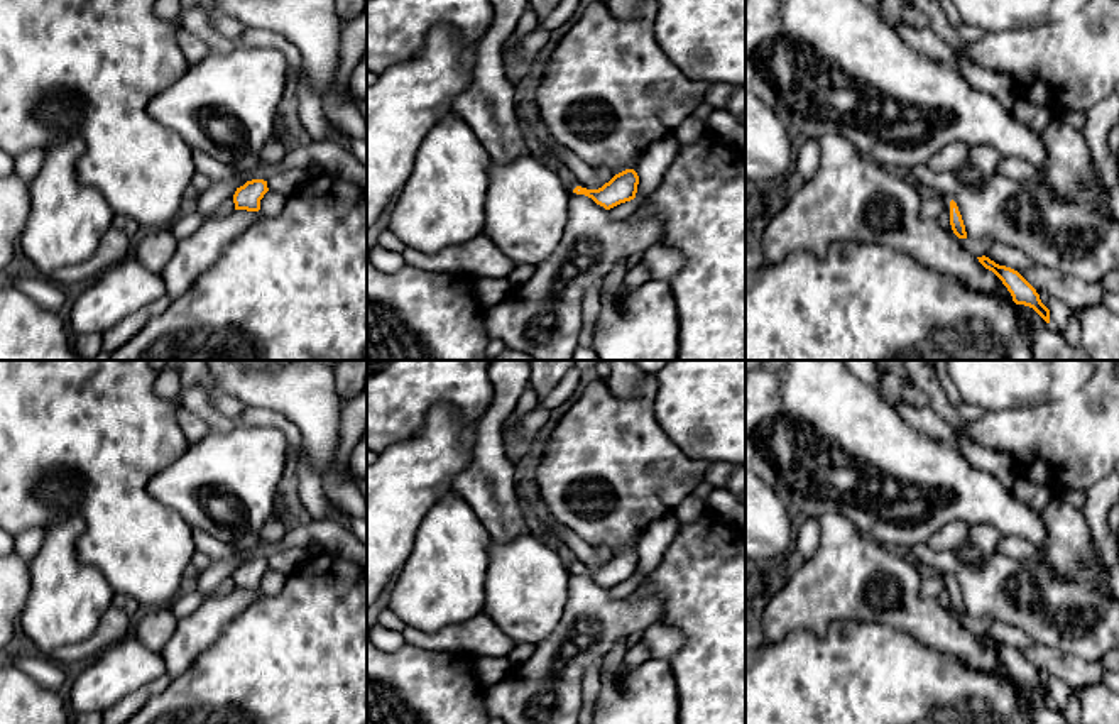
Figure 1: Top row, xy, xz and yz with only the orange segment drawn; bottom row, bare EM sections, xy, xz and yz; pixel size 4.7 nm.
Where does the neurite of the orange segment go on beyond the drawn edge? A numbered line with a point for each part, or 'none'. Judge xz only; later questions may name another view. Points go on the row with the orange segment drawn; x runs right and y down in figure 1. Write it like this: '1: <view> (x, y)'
1: xz (533, 142)

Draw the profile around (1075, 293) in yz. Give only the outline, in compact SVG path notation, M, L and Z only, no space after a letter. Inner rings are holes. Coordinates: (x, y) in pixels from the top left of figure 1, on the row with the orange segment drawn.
M992 244L985 257L1018 271L1038 294L1048 293L1050 298L1060 299L1072 311L1104 304L1105 289L1100 282L1085 282L1078 277L1046 269L1006 244Z

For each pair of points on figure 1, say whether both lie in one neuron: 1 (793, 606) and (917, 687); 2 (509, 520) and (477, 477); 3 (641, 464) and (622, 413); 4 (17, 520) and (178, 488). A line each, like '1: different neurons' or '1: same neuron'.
1: different neurons
2: same neuron
3: same neuron
4: different neurons

